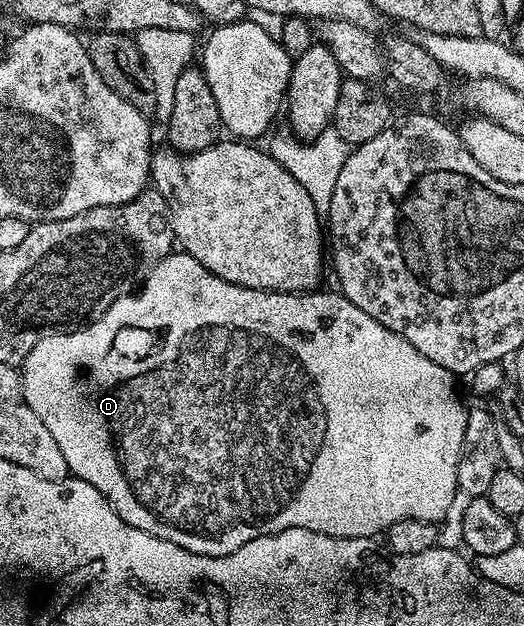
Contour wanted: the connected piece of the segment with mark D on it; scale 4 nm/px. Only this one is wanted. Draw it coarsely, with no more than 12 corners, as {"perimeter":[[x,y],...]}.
{"perimeter":[[184,250],[21,389],[200,556],[440,522],[454,373]]}

